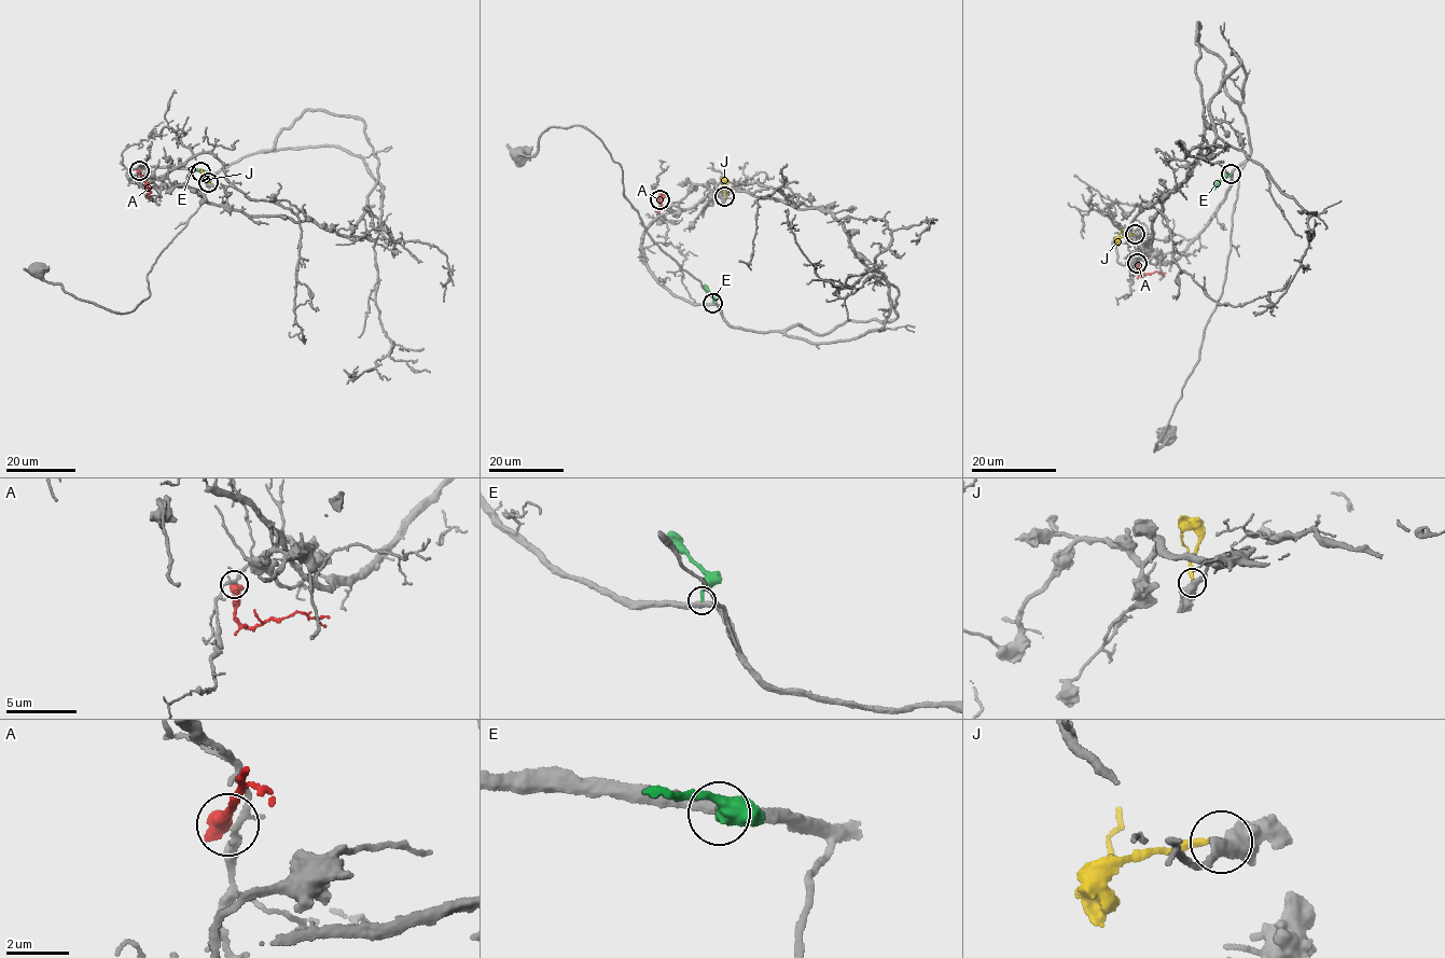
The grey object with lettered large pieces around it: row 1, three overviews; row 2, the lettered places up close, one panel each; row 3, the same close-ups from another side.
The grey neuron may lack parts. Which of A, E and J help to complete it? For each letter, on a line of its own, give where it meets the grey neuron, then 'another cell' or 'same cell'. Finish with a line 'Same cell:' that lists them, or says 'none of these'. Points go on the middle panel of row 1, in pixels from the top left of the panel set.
A: contact (660, 199); another cell
E: contact (712, 303); another cell
J: contact (724, 196); same cell
Same cell: J

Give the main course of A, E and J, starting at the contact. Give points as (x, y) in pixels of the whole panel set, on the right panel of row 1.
A: (1137, 263), (1140, 276), (1165, 273)
E: (1231, 174), (1222, 176), (1213, 189)
J: (1134, 234), (1126, 234), (1116, 240), (1120, 230)

